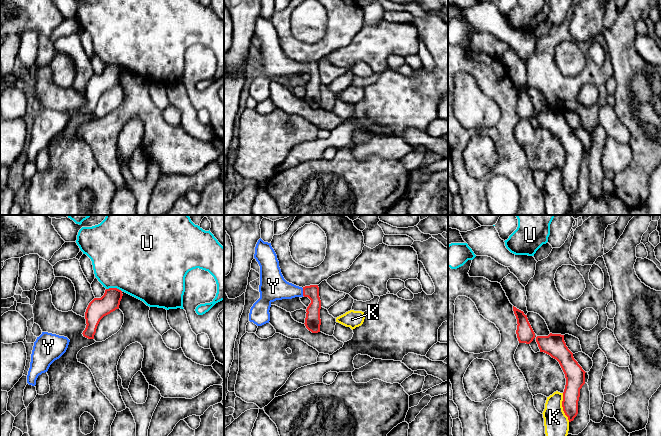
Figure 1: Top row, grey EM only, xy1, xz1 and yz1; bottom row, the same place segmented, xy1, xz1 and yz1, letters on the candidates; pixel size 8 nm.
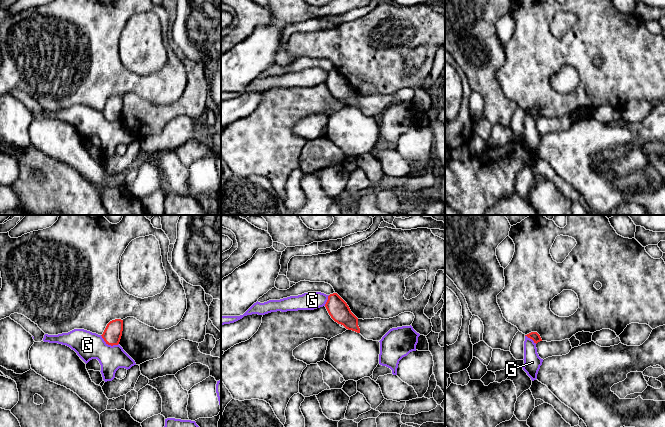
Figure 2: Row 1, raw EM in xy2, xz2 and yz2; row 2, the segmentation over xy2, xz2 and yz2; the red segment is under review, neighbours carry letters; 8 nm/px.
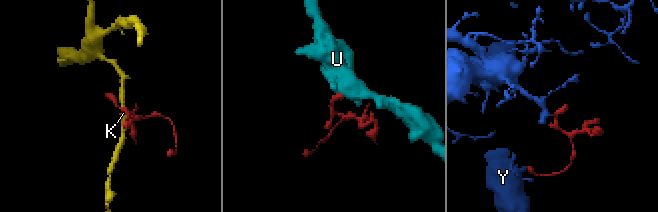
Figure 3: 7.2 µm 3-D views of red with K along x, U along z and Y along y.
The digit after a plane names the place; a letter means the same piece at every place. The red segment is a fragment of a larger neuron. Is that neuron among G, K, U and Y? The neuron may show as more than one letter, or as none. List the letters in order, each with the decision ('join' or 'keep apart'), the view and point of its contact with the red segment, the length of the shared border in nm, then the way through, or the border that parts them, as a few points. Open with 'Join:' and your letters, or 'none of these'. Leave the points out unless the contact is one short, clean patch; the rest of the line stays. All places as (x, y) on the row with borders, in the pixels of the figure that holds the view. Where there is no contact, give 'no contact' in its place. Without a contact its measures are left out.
Join: Y
G: keep apart; contact xy2 (109, 344); length 170 nm; border xy2 (100, 335), (108, 344), (118, 344)
K: keep apart; contact yz1 (562, 406); length 240 nm
U: keep apart; contact xy1 (114, 288); length 130 nm; border xy1 (106, 288), (118, 288), (121, 291)
Y: join; contact xz1 (303, 292); length 60 nm; way xz1 (312, 321), (313, 298), (303, 292), (288, 291), (273, 286)

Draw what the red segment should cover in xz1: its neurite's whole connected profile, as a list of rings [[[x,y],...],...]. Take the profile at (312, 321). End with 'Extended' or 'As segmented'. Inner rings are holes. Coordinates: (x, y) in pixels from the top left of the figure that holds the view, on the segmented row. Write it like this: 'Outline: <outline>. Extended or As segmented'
Outline: [[[261,238],[255,247],[254,258],[260,266],[260,298],[253,304],[249,313],[249,321],[262,326],[270,321],[271,303],[276,300],[308,297],[311,303],[306,309],[305,326],[312,333],[320,332],[320,309],[318,285],[299,287],[287,282],[279,267],[279,261],[271,243]]]. Extended

